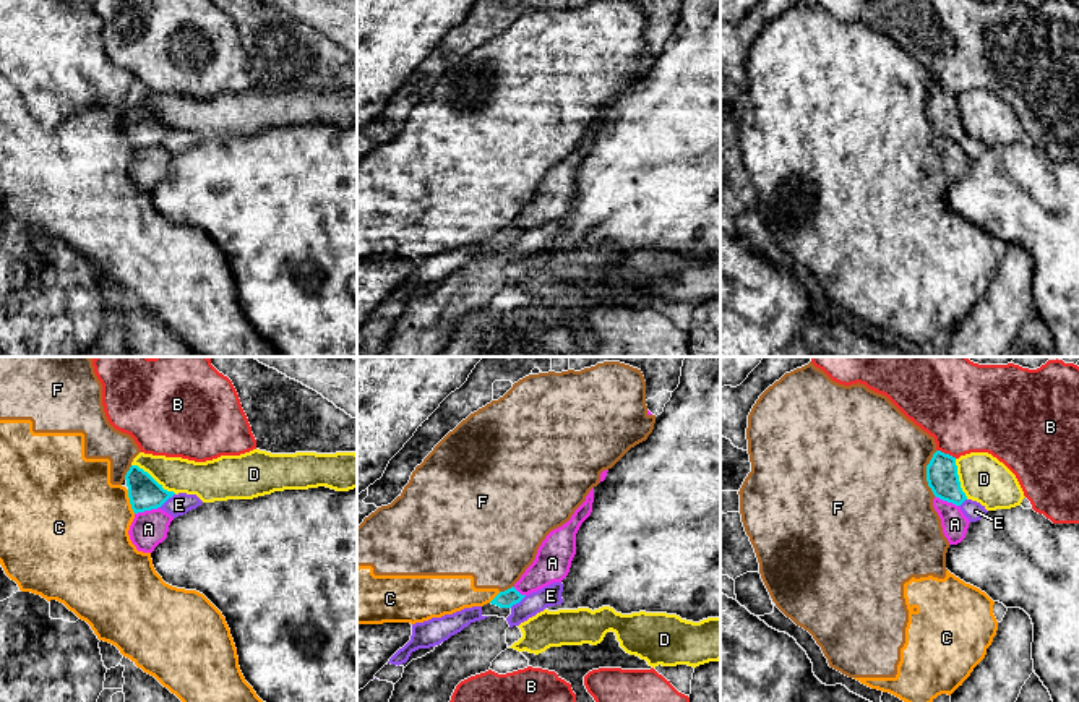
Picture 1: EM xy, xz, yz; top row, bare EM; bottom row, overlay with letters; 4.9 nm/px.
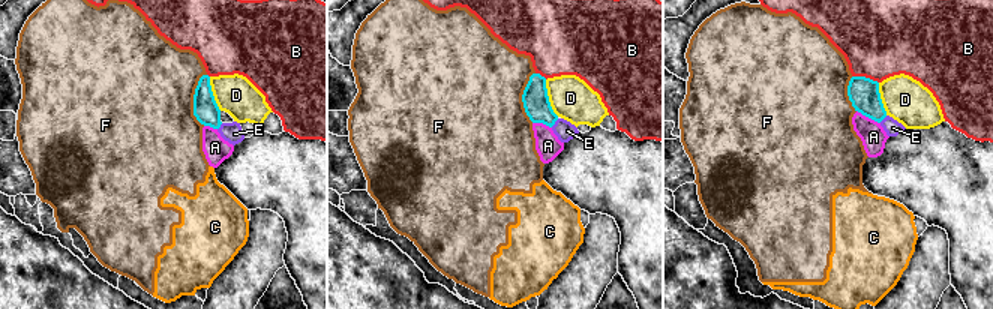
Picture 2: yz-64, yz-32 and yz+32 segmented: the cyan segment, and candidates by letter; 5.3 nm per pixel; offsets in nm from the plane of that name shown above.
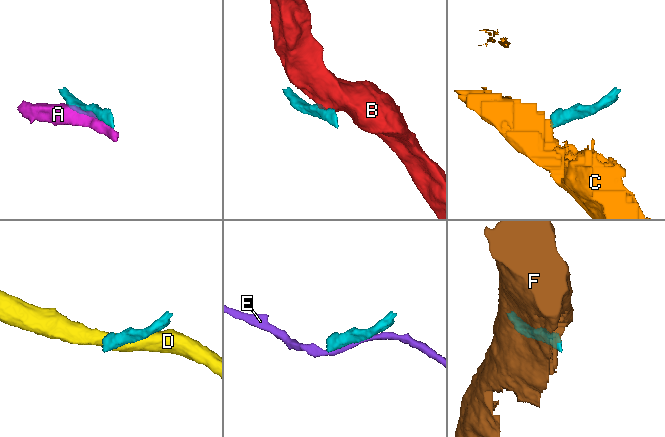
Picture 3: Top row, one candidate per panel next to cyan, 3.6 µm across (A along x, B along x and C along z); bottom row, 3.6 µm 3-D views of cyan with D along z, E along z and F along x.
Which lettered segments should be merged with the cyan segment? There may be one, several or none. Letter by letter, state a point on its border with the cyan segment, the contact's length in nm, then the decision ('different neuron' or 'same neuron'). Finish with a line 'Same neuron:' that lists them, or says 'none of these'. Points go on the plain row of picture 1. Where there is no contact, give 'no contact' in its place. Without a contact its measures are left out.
A: xy (146, 146) | 130 nm | different neuron
B: yz (946, 91) | 110 nm | different neuron
C: xy (130, 138) | 130 nm | different neuron
D: xy (153, 115) | 260 nm | different neuron
E: xy (166, 136) | 110 nm | different neuron
F: yz (927, 111) | 220 nm | different neuron
Same neuron: none of these

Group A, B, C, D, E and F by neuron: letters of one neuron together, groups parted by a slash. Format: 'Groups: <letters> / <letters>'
Groups: A / B / C F / D / E

